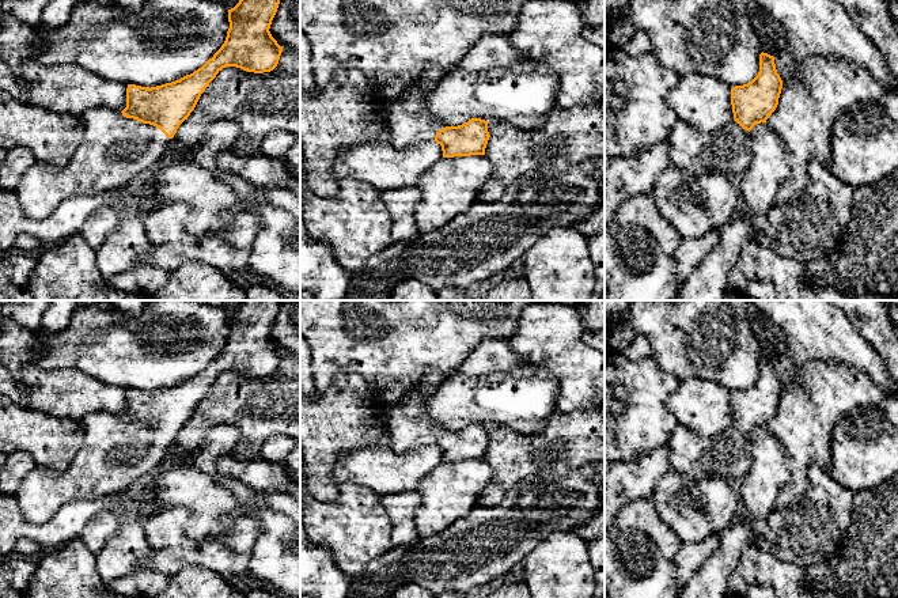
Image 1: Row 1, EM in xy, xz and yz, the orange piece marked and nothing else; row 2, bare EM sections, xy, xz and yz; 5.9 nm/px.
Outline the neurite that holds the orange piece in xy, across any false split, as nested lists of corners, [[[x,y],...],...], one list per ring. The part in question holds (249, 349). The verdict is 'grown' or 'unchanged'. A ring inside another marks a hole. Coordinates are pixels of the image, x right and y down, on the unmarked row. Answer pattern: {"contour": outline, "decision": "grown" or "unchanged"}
{"contour": [[[240,300],[239,307],[228,314],[230,333],[221,352],[201,372],[179,385],[156,391],[128,389],[126,412],[122,416],[109,412],[87,415],[83,446],[72,465],[58,472],[35,465],[22,480],[15,499],[26,522],[45,525],[56,511],[76,500],[96,500],[125,492],[136,480],[154,473],[168,453],[179,429],[194,415],[201,398],[226,371],[236,371],[247,376],[273,375],[283,352],[272,341],[269,333],[277,317],[281,300]]], "decision": "grown"}

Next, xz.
{"contour": [[[435,368],[424,372],[414,391],[390,409],[384,428],[394,451],[401,454],[421,446],[436,446],[442,450],[443,462],[485,459],[490,442],[488,425],[471,423],[462,429],[448,431],[432,423],[427,415],[425,398],[448,374]]], "decision": "grown"}

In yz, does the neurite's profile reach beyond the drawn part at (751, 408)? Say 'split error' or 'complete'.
split error

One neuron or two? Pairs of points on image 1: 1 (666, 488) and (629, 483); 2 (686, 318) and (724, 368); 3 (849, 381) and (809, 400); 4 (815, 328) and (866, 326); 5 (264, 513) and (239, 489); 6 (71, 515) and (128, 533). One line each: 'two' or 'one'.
1: two
2: one
3: one
4: two
5: two
6: two

